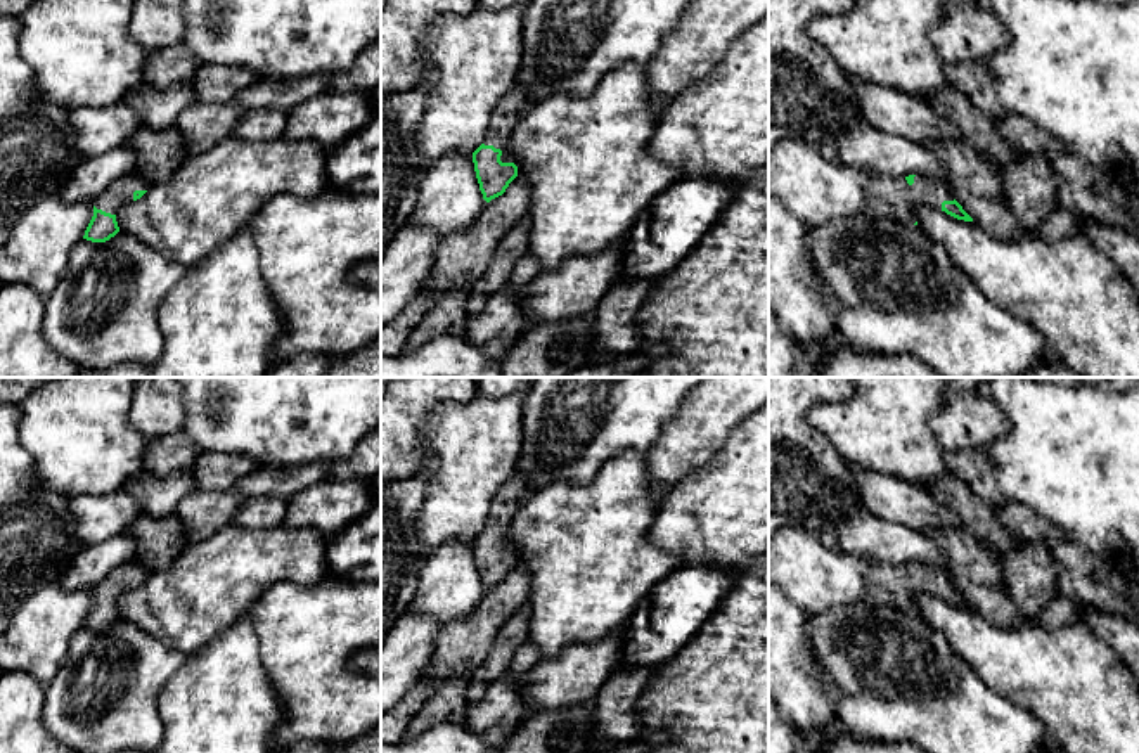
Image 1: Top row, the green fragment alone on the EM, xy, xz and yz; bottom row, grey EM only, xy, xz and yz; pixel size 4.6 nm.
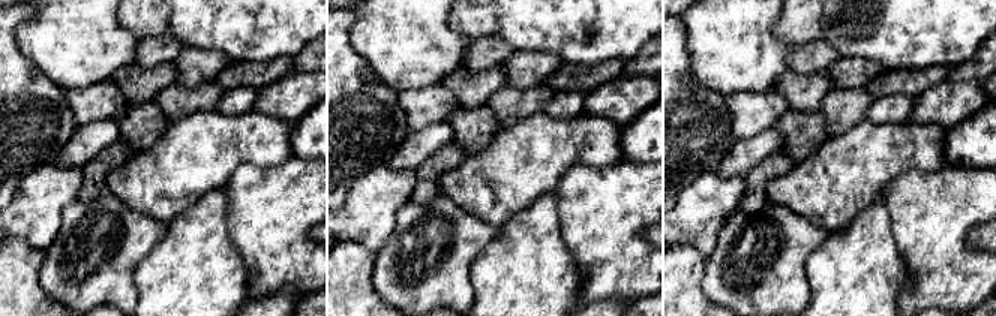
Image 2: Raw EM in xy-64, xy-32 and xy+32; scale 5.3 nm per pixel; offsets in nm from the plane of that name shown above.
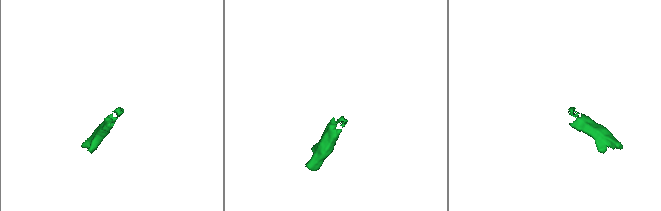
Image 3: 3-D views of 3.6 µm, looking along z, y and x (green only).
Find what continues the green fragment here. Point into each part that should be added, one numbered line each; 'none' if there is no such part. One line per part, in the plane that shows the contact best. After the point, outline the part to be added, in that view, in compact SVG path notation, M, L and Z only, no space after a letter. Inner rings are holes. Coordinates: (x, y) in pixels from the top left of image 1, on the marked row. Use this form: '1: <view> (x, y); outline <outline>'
1: xz (511, 108); outline M514 85L512 90L504 95L504 99L499 102L497 109L492 114L490 126L486 130L483 144L500 149L502 163L512 163L511 156L507 154L507 144L519 118L526 111L526 106L528 106L526 88L521 85Z

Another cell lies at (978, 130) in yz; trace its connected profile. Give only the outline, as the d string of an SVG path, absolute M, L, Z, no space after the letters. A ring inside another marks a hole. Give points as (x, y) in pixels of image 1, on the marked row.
M943 88L930 97L928 106L942 118L956 123L962 142L997 166L1006 166L1014 158L1013 149L997 132L995 121L973 106L971 100L954 88Z

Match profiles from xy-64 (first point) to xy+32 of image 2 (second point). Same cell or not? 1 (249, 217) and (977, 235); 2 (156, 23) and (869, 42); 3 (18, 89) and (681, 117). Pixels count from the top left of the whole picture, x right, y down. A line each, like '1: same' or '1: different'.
1: different
2: different
3: same

